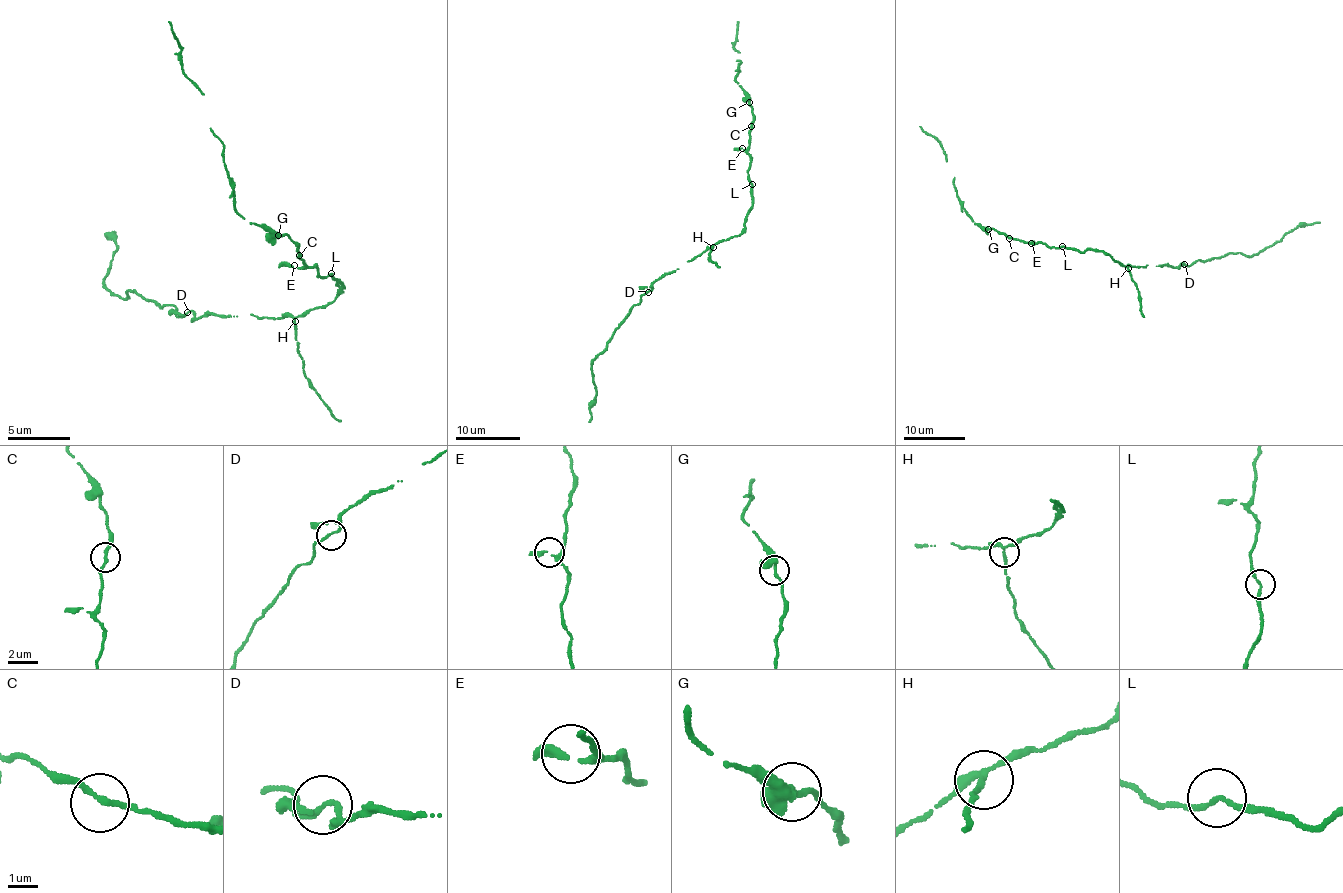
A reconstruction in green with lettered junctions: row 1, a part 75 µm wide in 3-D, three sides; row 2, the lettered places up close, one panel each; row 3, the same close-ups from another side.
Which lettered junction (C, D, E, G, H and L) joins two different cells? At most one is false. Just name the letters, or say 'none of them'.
H

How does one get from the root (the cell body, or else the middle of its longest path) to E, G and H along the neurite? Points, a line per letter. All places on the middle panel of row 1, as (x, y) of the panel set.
E: (742, 229), (752, 201), (752, 184), (747, 172), (750, 156), (742, 148)
G: (742, 229), (752, 204), (752, 184), (747, 172), (750, 155), (747, 147), (753, 113), (749, 102)
H: (742, 229), (738, 235), (712, 246)

